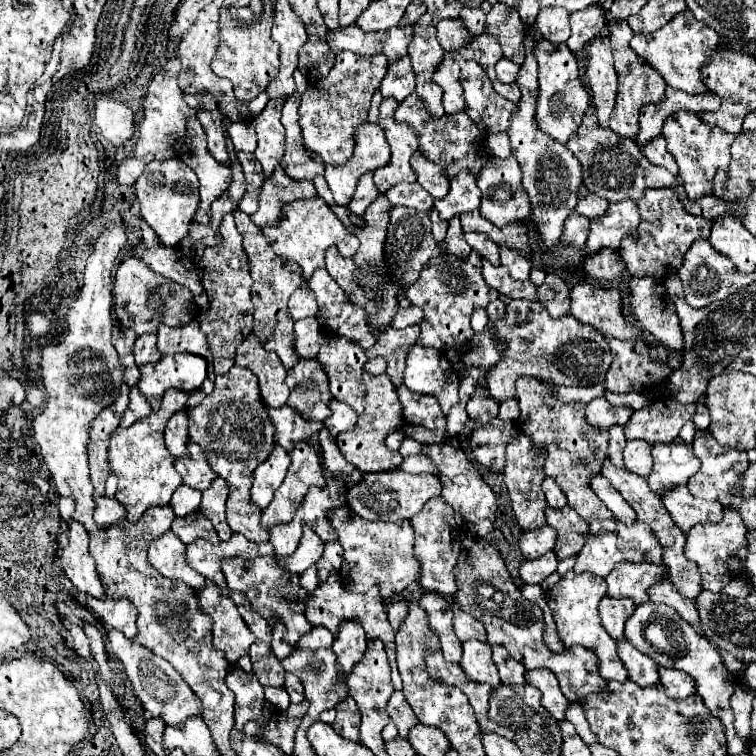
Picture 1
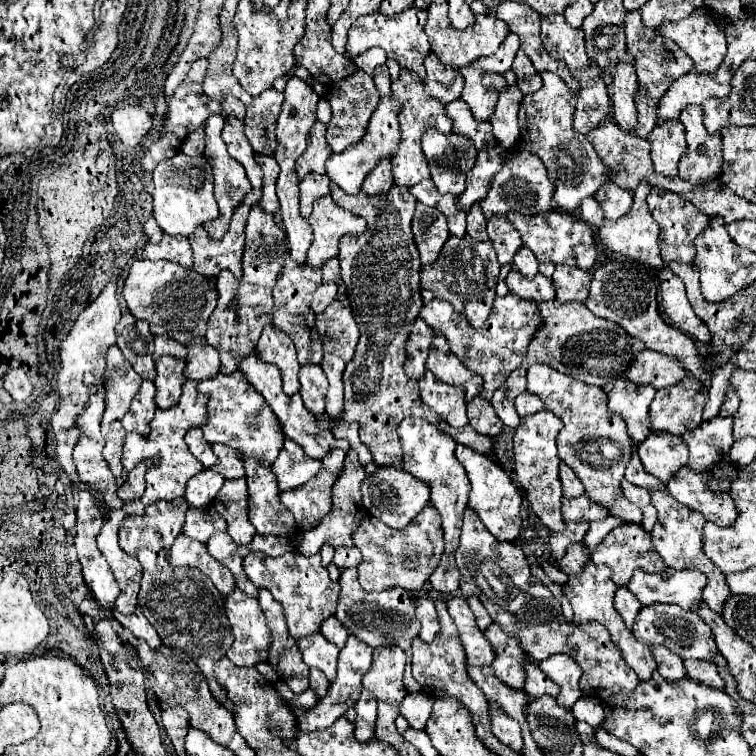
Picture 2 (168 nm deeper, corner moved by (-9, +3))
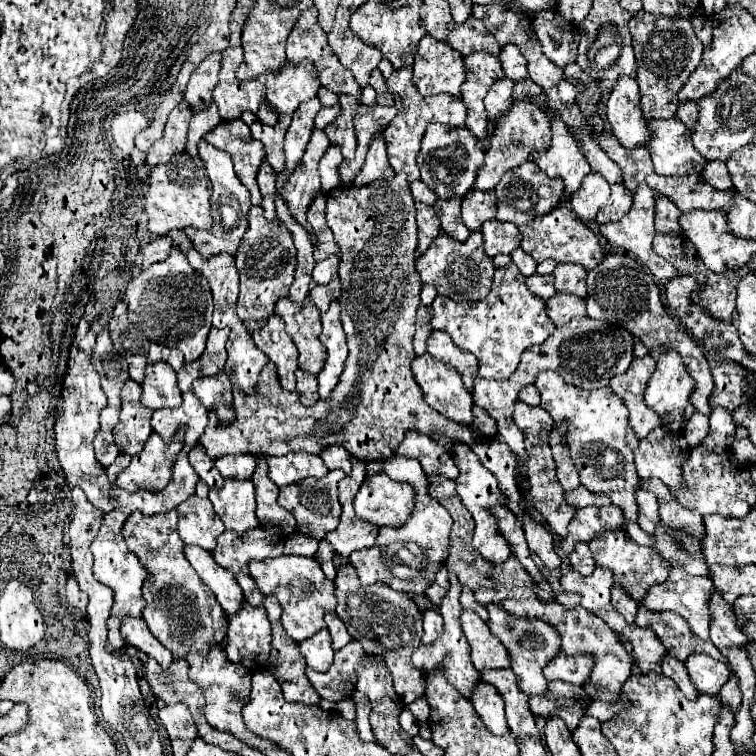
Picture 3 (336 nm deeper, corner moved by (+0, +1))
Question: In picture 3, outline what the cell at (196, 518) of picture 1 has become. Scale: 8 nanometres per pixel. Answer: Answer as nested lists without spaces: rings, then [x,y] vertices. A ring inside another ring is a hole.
[[[190,496],[178,508],[178,534],[186,544],[200,548],[214,548],[216,538],[225,531],[225,526],[214,512],[208,498]]]

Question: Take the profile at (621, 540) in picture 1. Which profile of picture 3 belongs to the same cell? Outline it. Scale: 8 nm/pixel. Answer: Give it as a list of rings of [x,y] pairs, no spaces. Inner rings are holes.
[[[602,532],[602,536],[590,540],[588,546],[596,564],[602,568],[610,568],[614,574],[614,584],[620,584],[626,590],[626,594],[634,600],[640,600],[652,584],[664,582],[670,574],[670,564],[666,564],[666,560],[662,560],[658,552],[654,552],[648,546],[636,544],[632,538],[628,538],[626,532]]]

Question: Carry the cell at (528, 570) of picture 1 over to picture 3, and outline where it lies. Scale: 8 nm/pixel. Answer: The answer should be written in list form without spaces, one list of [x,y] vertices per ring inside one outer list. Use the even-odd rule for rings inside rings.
[[[576,544],[574,552],[570,554],[570,566],[574,572],[580,572],[582,576],[588,576],[594,570],[594,558],[588,550],[588,544]]]

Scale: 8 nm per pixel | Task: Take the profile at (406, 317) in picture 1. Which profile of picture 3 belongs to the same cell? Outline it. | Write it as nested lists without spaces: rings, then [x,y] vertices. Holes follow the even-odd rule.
[[[510,262],[506,268],[498,268],[495,271],[490,300],[456,304],[446,296],[436,296],[436,300],[430,306],[432,328],[448,332],[458,348],[472,352],[478,358],[480,378],[508,378],[516,370],[520,354],[534,344],[542,344],[554,330],[554,322],[548,318],[544,310],[546,302],[534,296],[526,288],[524,280],[526,278],[518,272],[516,264]]]

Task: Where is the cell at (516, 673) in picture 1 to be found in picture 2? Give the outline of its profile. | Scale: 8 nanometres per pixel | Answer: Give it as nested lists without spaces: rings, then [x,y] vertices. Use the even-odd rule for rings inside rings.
[[[525,662],[525,670],[527,670],[527,682],[525,682],[525,692],[531,698],[541,698],[545,694],[549,696],[557,696],[559,694],[559,686],[555,682],[551,682],[551,678],[547,678],[539,666],[535,666],[533,662]]]

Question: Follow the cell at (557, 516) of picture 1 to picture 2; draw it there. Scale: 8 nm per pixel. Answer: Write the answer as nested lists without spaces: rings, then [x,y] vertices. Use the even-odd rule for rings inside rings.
[[[585,494],[577,496],[577,498],[563,498],[563,518],[565,520],[585,520],[585,522],[593,522],[599,518],[605,518],[609,512],[607,508],[603,508],[601,504],[589,500]]]

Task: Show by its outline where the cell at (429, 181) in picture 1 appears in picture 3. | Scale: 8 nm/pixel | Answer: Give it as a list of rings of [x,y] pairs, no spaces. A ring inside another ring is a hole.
[[[430,124],[426,128],[418,154],[420,178],[426,186],[432,188],[432,192],[436,192],[438,198],[448,200],[452,196],[464,196],[472,188],[476,172],[482,164],[484,152],[468,128],[452,128],[444,124]]]

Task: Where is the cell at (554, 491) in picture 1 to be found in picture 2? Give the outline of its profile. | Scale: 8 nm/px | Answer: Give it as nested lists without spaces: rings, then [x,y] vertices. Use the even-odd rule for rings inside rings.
[[[561,462],[561,482],[563,482],[563,494],[565,496],[581,496],[585,492],[581,480],[565,462]]]

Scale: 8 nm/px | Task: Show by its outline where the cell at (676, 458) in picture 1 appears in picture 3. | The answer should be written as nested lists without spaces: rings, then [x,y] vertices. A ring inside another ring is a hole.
[[[714,408],[710,414],[710,432],[700,446],[710,448],[710,452],[728,452],[734,442],[734,430],[732,412],[726,408]]]

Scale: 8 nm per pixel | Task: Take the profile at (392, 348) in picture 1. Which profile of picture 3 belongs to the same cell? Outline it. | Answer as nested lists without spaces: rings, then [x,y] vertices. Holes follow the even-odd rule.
[[[420,306],[418,308],[418,320],[416,320],[416,334],[414,334],[414,352],[416,356],[422,356],[426,352],[426,340],[432,332],[430,326],[430,308],[428,306]]]

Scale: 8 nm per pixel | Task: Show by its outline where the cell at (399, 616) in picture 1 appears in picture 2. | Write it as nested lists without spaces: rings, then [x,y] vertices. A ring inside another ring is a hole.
[[[429,598],[419,600],[419,604],[417,604],[417,618],[421,622],[421,634],[419,634],[419,638],[423,642],[431,642],[441,632],[439,614],[435,610],[435,602],[429,600]]]

